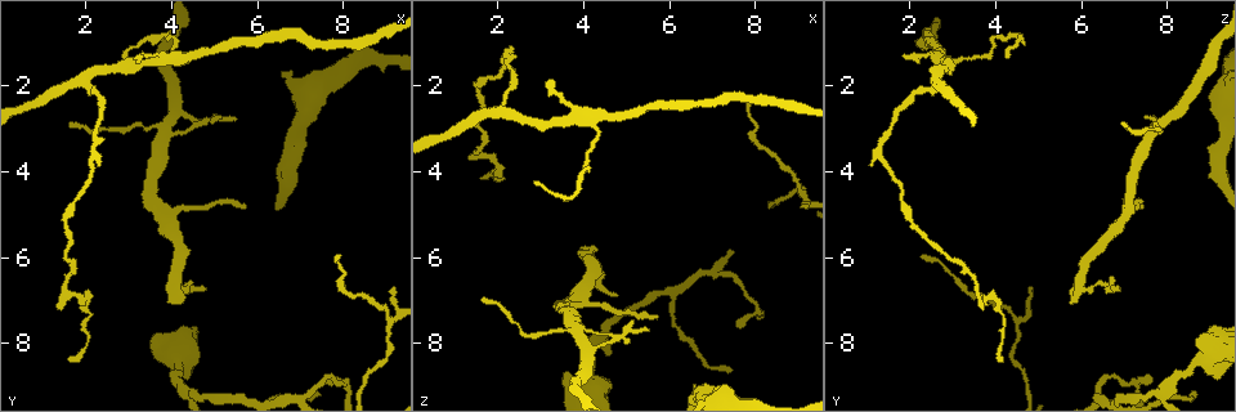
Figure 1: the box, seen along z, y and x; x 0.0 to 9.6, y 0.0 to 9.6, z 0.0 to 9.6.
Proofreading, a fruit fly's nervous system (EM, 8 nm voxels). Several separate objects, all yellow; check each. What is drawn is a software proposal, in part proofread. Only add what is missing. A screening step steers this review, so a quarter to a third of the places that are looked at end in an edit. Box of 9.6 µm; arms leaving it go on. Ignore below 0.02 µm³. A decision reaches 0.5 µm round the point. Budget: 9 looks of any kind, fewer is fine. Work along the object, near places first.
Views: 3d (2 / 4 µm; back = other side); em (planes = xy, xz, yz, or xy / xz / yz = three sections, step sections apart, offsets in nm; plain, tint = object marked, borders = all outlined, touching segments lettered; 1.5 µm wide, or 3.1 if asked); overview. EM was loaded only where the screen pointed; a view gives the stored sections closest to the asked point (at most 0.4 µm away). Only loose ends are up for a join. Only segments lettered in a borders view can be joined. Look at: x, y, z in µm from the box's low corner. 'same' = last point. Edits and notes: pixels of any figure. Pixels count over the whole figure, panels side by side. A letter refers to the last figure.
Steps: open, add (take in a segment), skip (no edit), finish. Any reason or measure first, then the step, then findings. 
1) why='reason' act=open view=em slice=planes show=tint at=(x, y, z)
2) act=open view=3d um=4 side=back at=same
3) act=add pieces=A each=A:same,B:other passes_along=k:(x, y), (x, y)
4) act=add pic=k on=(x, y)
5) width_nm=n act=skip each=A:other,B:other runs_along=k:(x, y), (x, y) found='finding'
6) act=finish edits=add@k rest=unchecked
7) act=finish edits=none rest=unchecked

why='thin end' act=open view=3d um=2 at=(7.60, 8.90, 7.70)

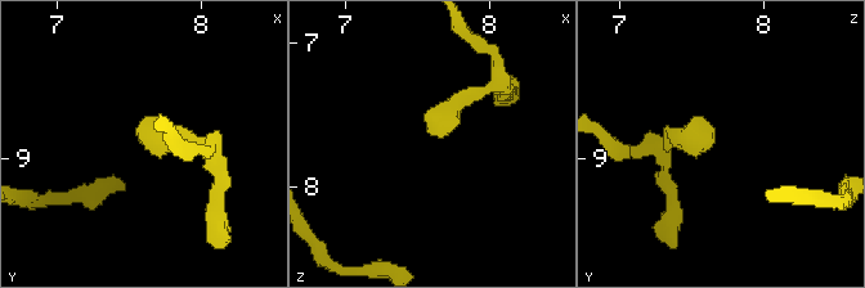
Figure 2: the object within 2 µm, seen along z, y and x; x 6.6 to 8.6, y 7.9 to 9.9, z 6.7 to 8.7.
act=open view=em slice=planes show=plain at=(7.60, 8.86, 7.64)

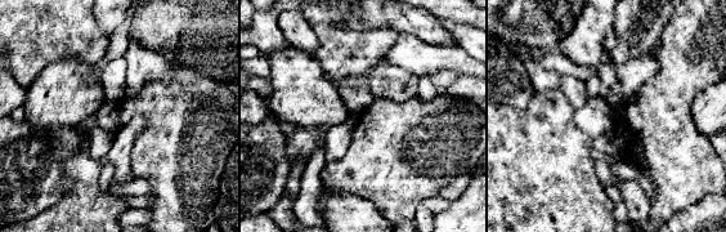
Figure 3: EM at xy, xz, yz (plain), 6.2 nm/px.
act=open view=em slice=planes show=borders at=same

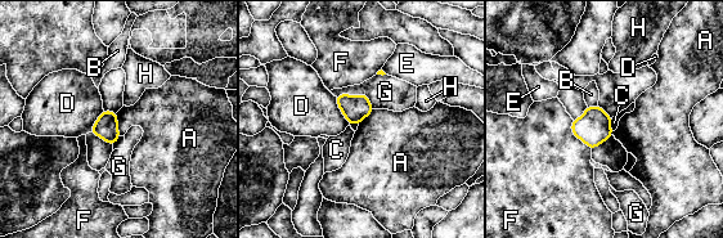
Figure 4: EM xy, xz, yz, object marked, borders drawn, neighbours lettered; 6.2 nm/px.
width_nm=150 act=skip each=A:other,B:other,C:other,D:other,E:other,F:other,G:other,H:other border=4:(613, 118), (611, 130) found='none of them fits'

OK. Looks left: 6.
act=open view=3d um=2 at=(3.95, 7.05, 5.75)

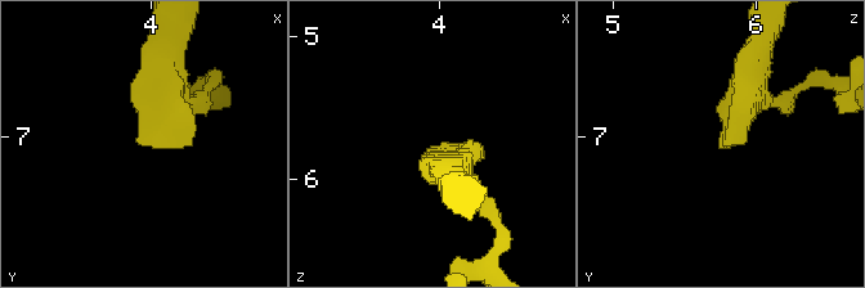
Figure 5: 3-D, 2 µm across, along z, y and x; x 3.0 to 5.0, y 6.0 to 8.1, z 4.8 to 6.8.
why='shape alone is not enough' act=open view=em slice=planes show=borders at=(3.96, 7.08, 5.78)

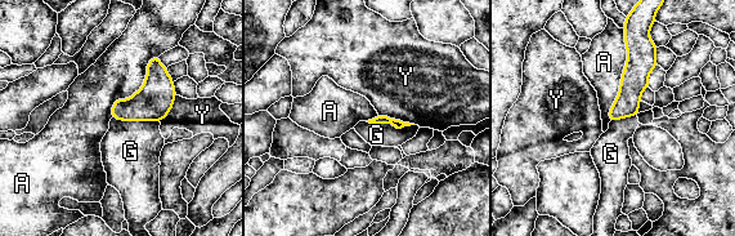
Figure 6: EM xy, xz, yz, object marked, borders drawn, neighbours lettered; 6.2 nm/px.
act=add pieces=G each=A:other,G:same,Y:other passes_along=6:(380, 119), (390, 123), (376, 134) found='the neuron continues'

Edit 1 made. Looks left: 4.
why='tapers out' act=open view=3d um=2 at=(1.55, 8.40, 4.15)

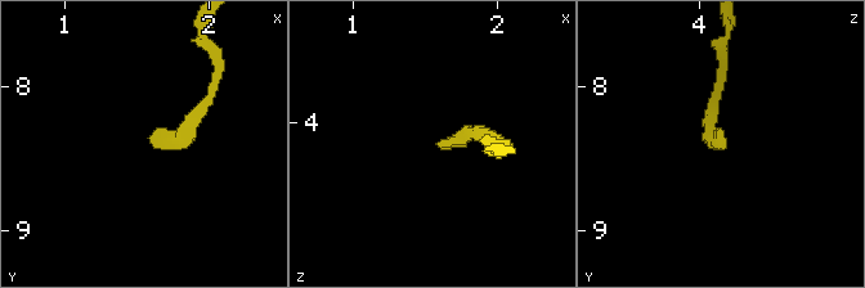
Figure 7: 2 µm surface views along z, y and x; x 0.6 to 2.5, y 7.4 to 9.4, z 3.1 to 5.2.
act=open view=em slice=planes show=borders at=(1.62, 8.38, 4.16)

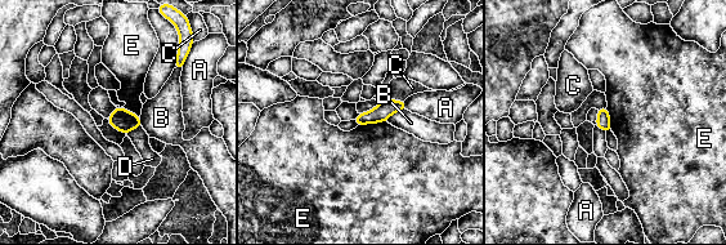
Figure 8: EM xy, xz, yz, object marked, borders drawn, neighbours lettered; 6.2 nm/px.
act=skip each=A:other,B:other,C:other,D:other,E:other border=8:(386, 120), (358, 125) found='none of them fits'

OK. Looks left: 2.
why='tapers out' act=open view=em slice=planes show=borders at=(3.15, 1.45, 1.90)

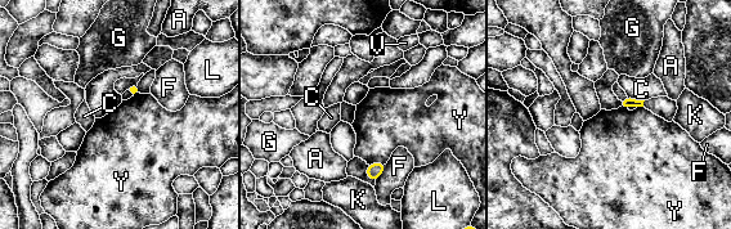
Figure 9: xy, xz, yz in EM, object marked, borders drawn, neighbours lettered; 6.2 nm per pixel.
act=skip each=A:other,C:other,F:other,G:other,K:other,L:other,V:other,Y:other found='none of them fits'

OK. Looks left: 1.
act=finish edits=add@6 rest=unchecked

